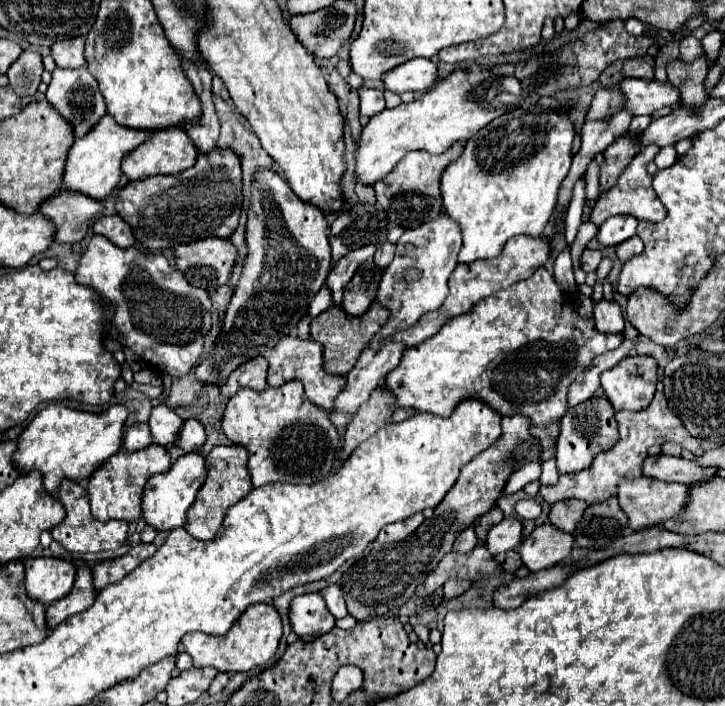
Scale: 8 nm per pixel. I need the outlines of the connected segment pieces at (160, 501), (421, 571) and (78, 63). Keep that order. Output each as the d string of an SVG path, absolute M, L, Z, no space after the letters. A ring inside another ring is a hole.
M184 454L180 456L168 472L162 476L152 476L146 482L144 494L142 494L142 518L146 520L148 526L154 526L156 532L164 530L174 530L184 526L186 522L186 512L192 506L196 492L206 480L206 466L204 466L204 456L200 454Z
M520 414L502 418L502 436L498 438L498 442L492 444L488 450L480 452L478 456L474 456L462 468L460 478L446 494L446 498L434 508L432 518L424 520L424 524L406 540L374 548L368 556L356 560L342 574L342 590L348 614L352 614L358 622L378 616L392 616L414 596L416 586L422 584L424 578L434 570L434 566L452 550L452 544L460 536L460 532L472 526L476 518L486 514L496 504L506 486L506 480L516 470L516 464L520 460L542 460L540 442L530 434L530 428L532 420ZM520 446L528 446L528 450L522 456L516 452Z
M72 38L52 44L52 58L60 68L82 68L84 60L84 38Z

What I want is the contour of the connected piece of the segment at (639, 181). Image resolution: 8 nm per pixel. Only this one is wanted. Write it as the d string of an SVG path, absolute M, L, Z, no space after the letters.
M650 146L650 150L642 150L640 154L636 154L636 158L632 158L632 162L620 174L618 182L596 200L596 206L592 208L592 214L590 214L590 220L596 226L600 226L604 220L608 220L610 216L616 216L616 214L630 214L638 220L648 220L648 222L660 222L666 218L666 208L656 198L656 192L652 190L652 178L646 172L646 166L654 160L656 154L658 154L658 146L656 148Z

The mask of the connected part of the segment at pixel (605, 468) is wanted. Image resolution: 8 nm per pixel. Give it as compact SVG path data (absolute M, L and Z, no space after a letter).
M660 390L654 394L654 400L646 410L616 412L616 422L618 422L618 430L620 430L618 444L612 450L598 454L594 458L594 464L588 470L582 470L574 476L560 476L558 484L554 484L554 486L540 486L540 498L544 502L548 502L552 506L554 502L560 502L566 498L578 498L578 500L584 500L588 504L598 504L598 502L604 502L604 500L616 496L620 480L642 476L642 462L648 456L648 448L654 444L662 446L664 442L676 442L688 452L698 450L698 440L692 438L688 434L688 430L684 430L684 424L668 410L666 398Z

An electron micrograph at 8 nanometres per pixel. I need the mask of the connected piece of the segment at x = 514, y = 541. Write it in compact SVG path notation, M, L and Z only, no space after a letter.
M506 518L488 532L488 542L484 546L492 554L508 552L522 542L522 530L524 530L524 526L522 526L520 518Z

